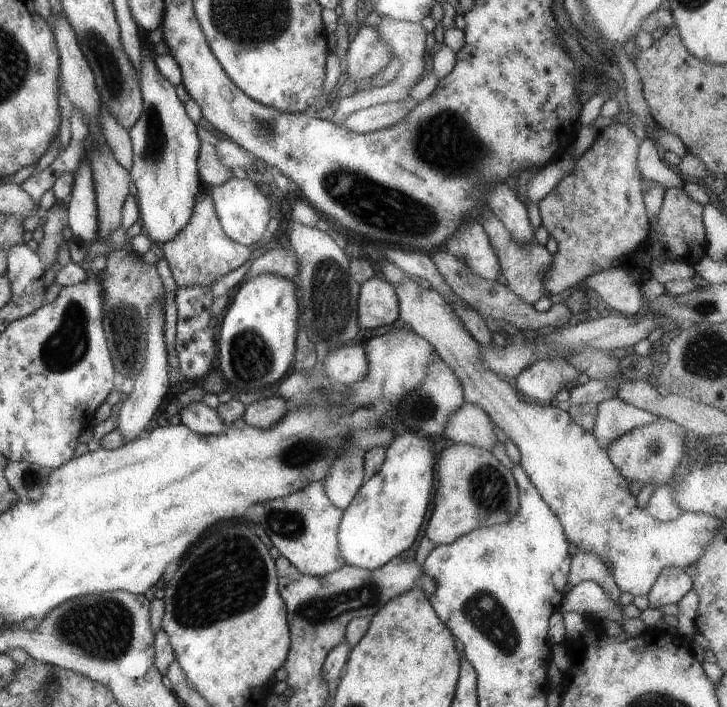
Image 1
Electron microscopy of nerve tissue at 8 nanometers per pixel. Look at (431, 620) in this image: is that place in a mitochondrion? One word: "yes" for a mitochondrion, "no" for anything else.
no

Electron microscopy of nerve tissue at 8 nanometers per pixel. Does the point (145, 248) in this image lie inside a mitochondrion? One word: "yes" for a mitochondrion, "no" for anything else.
no

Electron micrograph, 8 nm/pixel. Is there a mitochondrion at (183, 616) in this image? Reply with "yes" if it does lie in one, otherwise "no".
yes

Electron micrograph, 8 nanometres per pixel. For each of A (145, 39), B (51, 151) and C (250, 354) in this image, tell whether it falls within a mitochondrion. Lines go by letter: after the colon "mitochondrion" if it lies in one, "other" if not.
A: other
B: other
C: mitochondrion

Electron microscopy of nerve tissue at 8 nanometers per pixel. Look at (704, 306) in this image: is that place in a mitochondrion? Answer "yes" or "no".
yes

